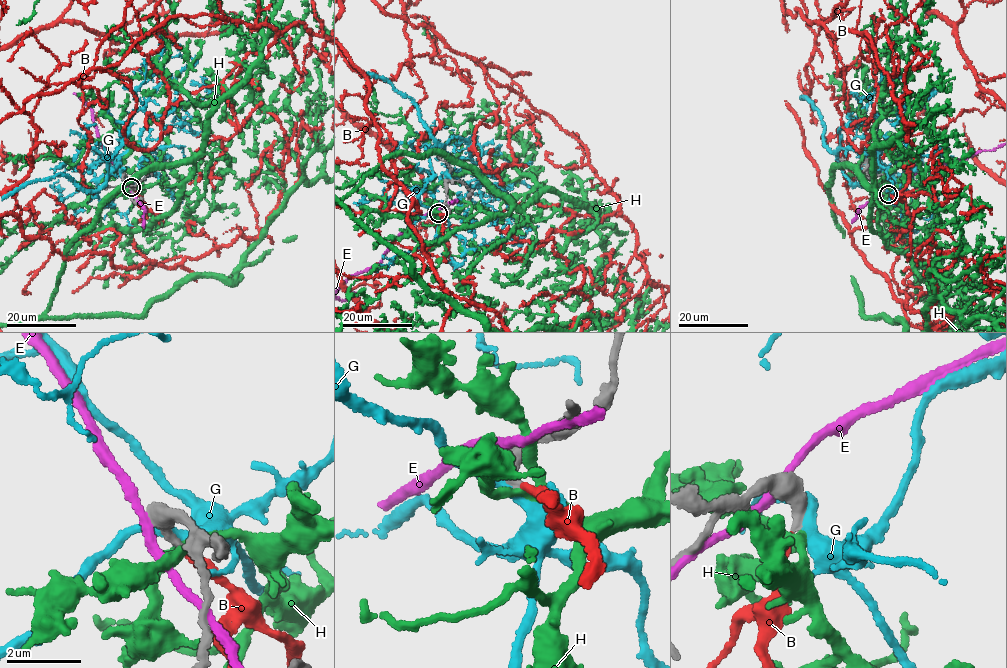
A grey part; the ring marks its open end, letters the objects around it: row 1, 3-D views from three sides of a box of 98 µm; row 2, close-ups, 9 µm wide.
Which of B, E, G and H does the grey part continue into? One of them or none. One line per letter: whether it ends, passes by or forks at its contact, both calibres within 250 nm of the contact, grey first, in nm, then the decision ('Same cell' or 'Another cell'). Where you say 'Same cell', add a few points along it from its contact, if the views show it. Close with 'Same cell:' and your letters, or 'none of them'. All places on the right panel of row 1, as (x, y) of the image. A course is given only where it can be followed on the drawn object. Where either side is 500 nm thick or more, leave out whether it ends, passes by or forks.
B: It ends there. Thickness 280 nm (grey) against 240 nm. Same cell
E: It passes by. Thickness 400 nm (grey) against 240 nm. Another cell
G: It passes by. Thickness 400 nm (grey) against 300 nm. Another cell
H: It forks there. Thickness 280 nm (grey) against 200 nm. Another cell
Same cell: B

